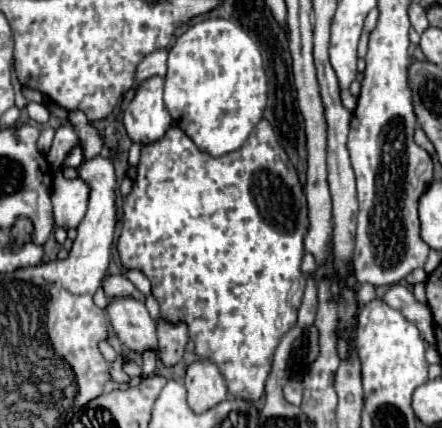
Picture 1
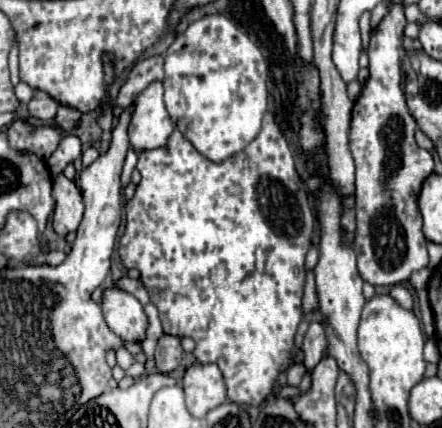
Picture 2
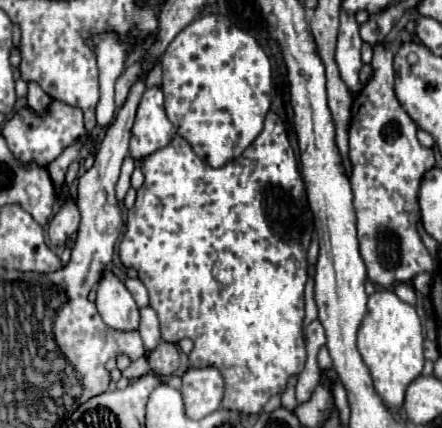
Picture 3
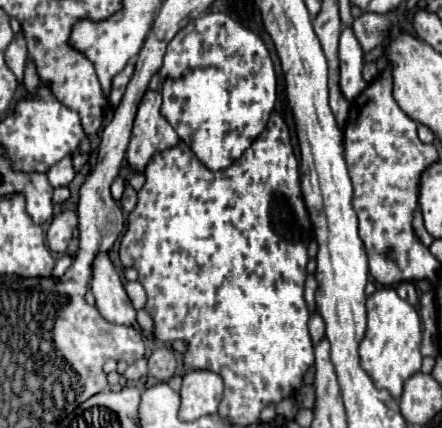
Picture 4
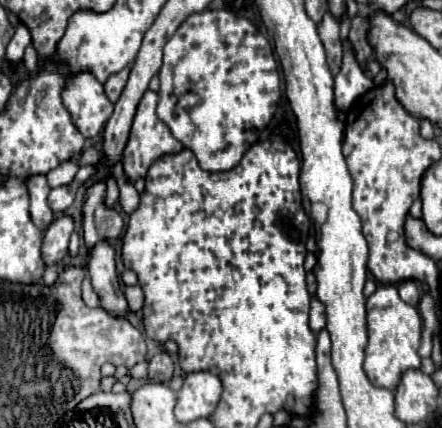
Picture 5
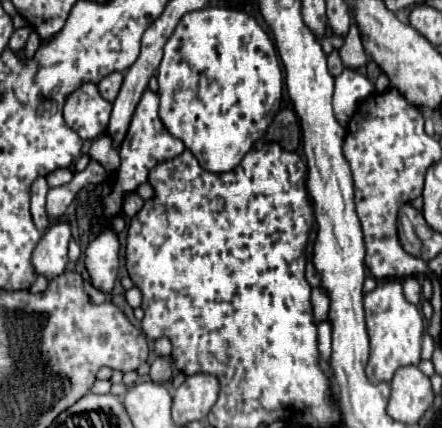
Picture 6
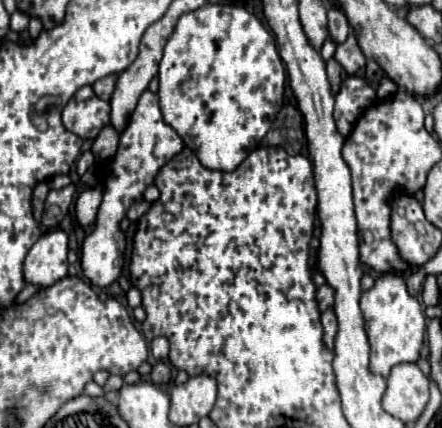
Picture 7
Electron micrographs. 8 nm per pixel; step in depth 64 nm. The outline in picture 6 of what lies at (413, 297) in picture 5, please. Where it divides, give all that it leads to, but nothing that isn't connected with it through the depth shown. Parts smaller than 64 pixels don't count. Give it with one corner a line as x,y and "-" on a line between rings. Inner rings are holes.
410,276
410,278
406,278
406,280
402,282
402,286
404,286
404,296
406,296
412,304
418,304
418,302
420,302
420,292
422,292
420,282
418,282
414,276

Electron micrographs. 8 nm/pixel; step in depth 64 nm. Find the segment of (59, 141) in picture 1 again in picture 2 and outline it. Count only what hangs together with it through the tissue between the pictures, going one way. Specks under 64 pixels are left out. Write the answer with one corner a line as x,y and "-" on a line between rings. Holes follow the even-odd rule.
66,134
64,138
62,138
62,142
60,142
60,146
58,146
58,150
48,158
48,168
50,168
50,172
56,176
56,174
60,174
68,164
72,164
76,158
80,158
80,154
82,154
82,142
80,142
80,138
78,136
74,136
74,134

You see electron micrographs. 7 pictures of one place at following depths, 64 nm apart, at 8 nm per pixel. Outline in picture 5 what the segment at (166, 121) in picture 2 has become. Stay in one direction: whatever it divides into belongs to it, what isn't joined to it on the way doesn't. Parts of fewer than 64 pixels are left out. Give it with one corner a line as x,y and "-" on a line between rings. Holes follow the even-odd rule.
146,90
146,94
142,96
140,104
138,104
138,110
136,110
136,116
134,116
134,122
132,122
132,130
130,130
130,138
128,138
128,144
122,152
122,164
124,164
124,174
128,178
130,184
134,184
136,180
144,178
148,168
160,158
160,156
166,156
166,154
172,154
172,152
180,152
184,146
182,142
178,142
168,126
156,116
156,104
158,104
158,94
152,92
152,90

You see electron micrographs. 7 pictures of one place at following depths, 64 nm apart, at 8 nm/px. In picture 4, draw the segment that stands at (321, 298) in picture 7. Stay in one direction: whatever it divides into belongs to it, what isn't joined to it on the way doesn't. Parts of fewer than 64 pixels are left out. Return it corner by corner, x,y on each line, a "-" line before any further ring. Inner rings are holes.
318,310
310,316
308,328
310,328
312,342
320,342
320,340
324,338
324,320
322,320
322,316
320,316
320,312
318,312

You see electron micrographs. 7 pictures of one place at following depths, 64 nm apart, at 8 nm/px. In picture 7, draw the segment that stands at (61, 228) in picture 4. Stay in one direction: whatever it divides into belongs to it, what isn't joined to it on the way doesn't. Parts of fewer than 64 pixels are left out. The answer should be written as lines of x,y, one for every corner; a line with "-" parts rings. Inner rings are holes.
52,230
28,250
24,260
24,280
28,284
48,288
68,276
68,236
62,230

